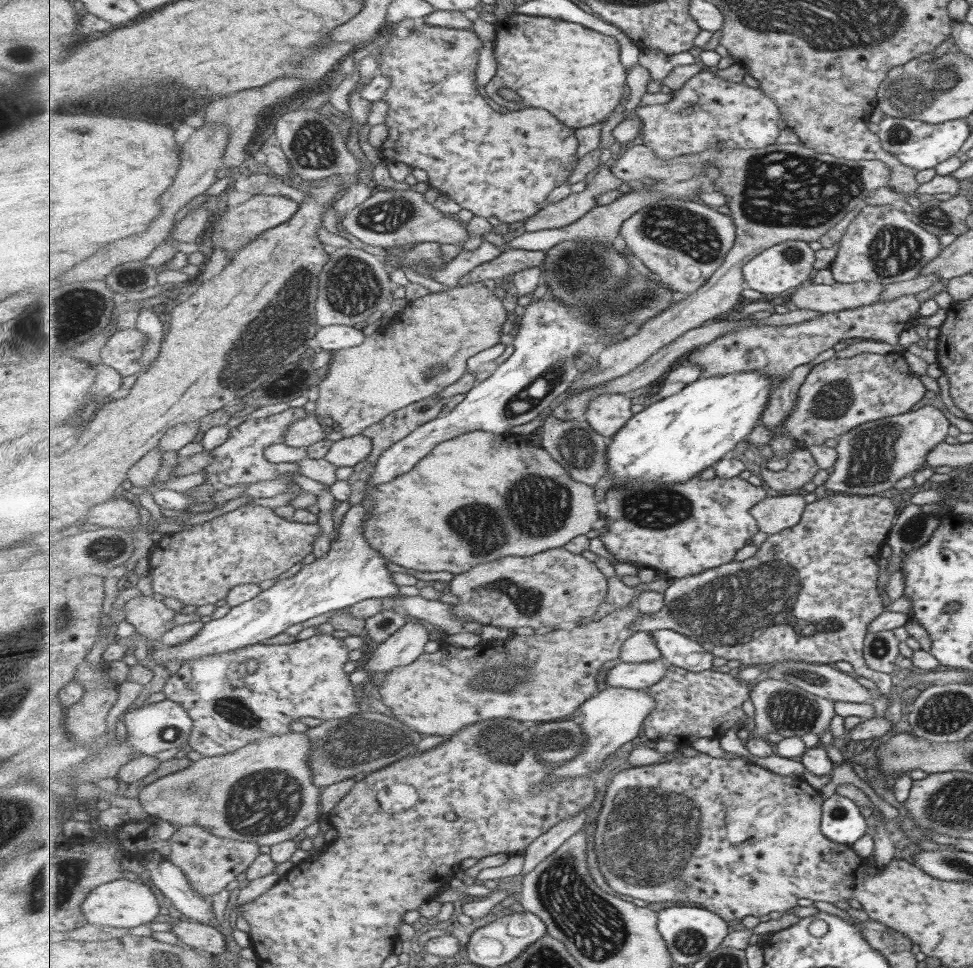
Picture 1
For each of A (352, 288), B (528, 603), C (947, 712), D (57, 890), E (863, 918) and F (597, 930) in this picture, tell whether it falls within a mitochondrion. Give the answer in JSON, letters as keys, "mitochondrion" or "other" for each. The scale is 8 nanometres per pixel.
{"A":"mitochondrion","B":"mitochondrion","C":"mitochondrion","D":"mitochondrion","E":"other","F":"mitochondrion"}

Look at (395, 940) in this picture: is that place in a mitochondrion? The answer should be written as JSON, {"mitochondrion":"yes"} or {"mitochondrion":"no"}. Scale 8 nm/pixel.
{"mitochondrion":"no"}

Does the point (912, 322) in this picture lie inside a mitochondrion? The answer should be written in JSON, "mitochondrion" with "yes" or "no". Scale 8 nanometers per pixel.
{"mitochondrion":"no"}

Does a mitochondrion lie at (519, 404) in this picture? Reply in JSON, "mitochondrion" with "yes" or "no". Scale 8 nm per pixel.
{"mitochondrion":"yes"}

